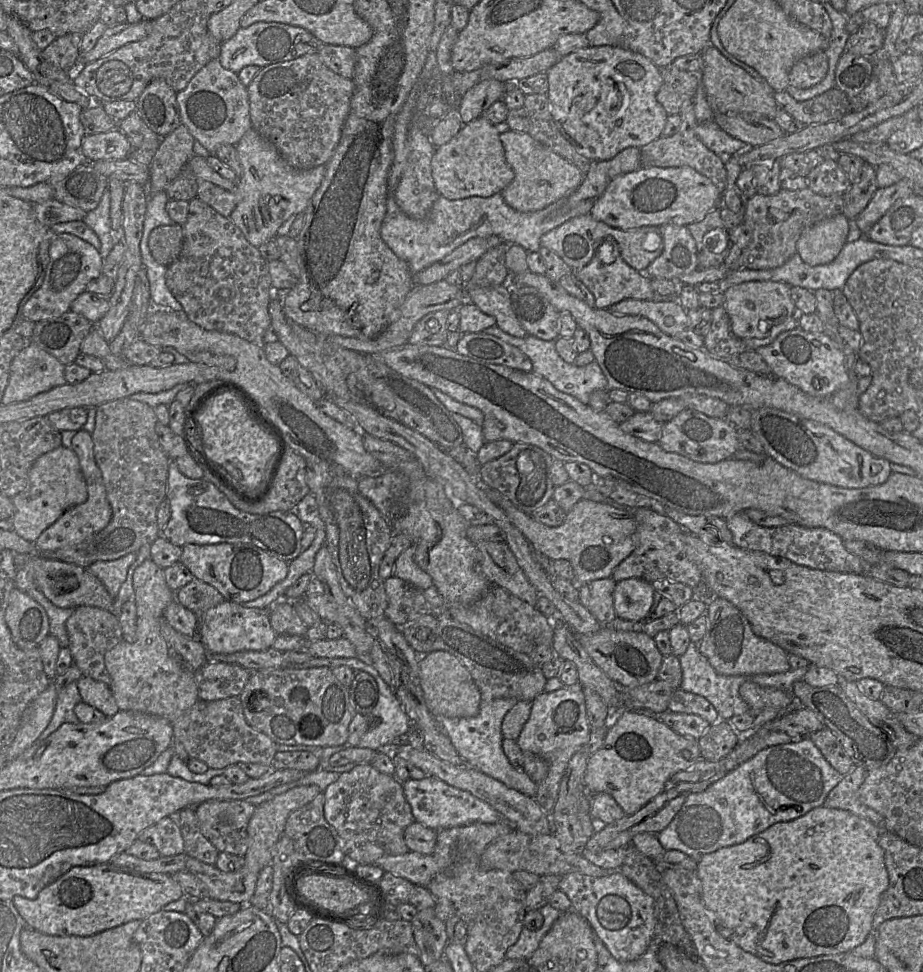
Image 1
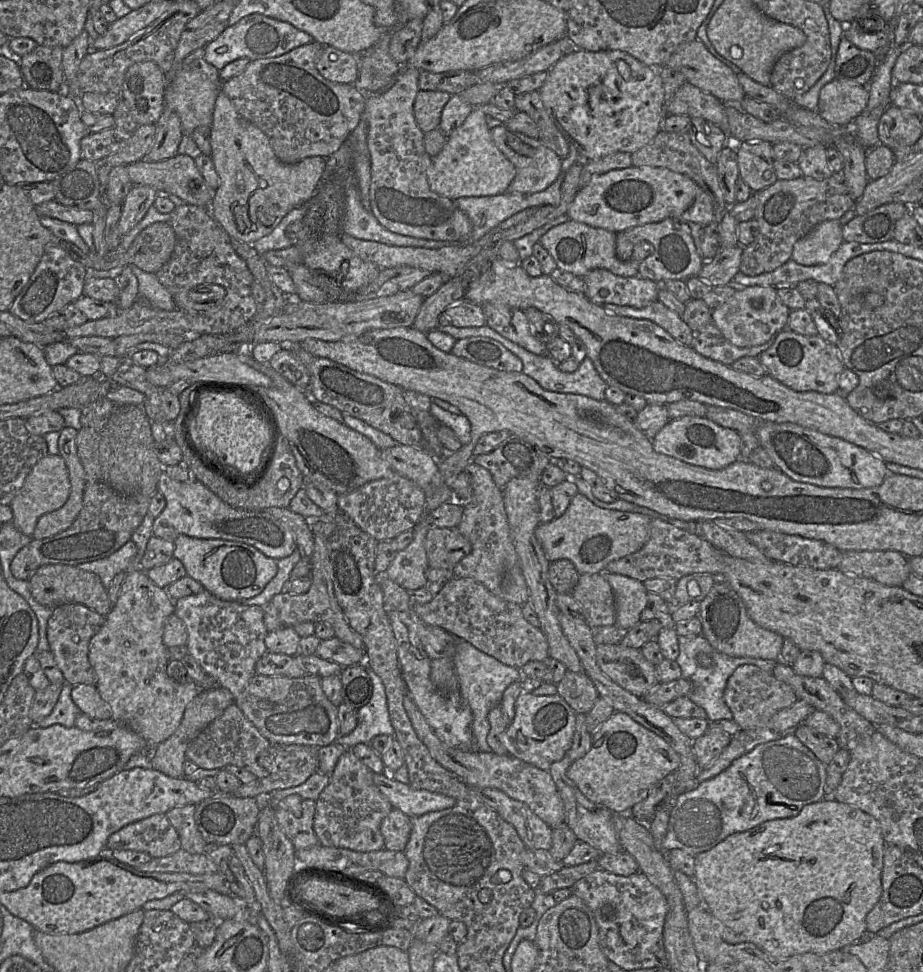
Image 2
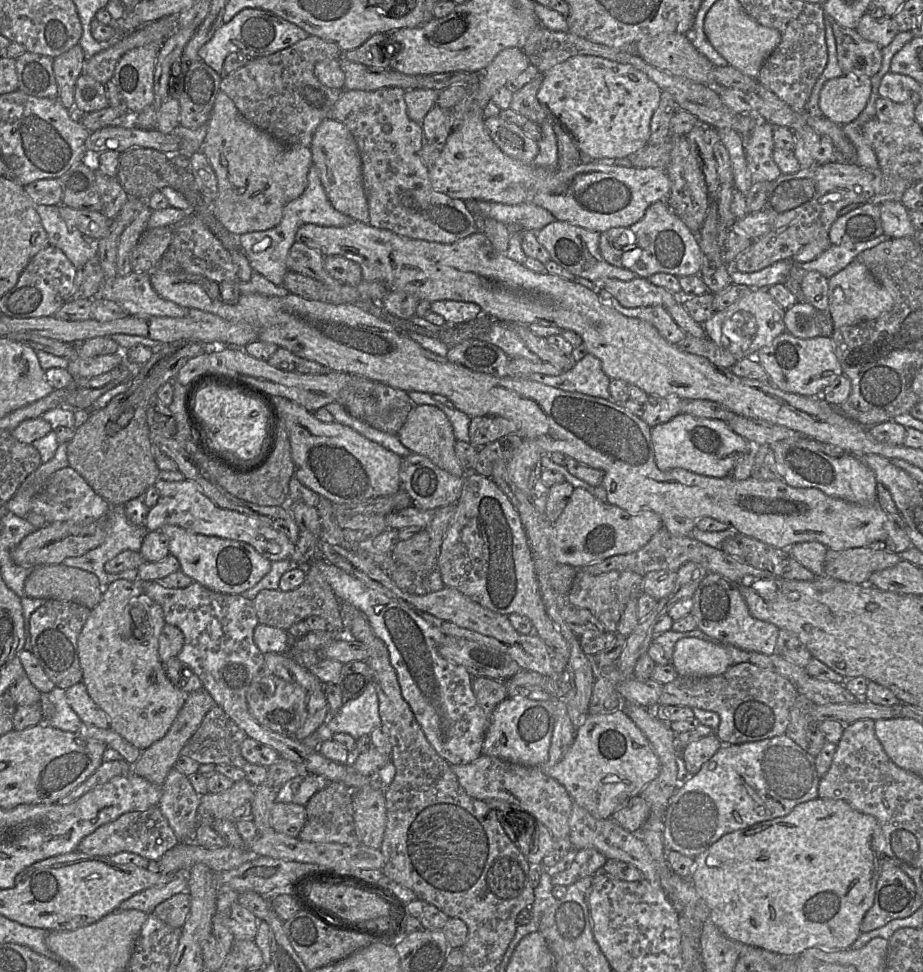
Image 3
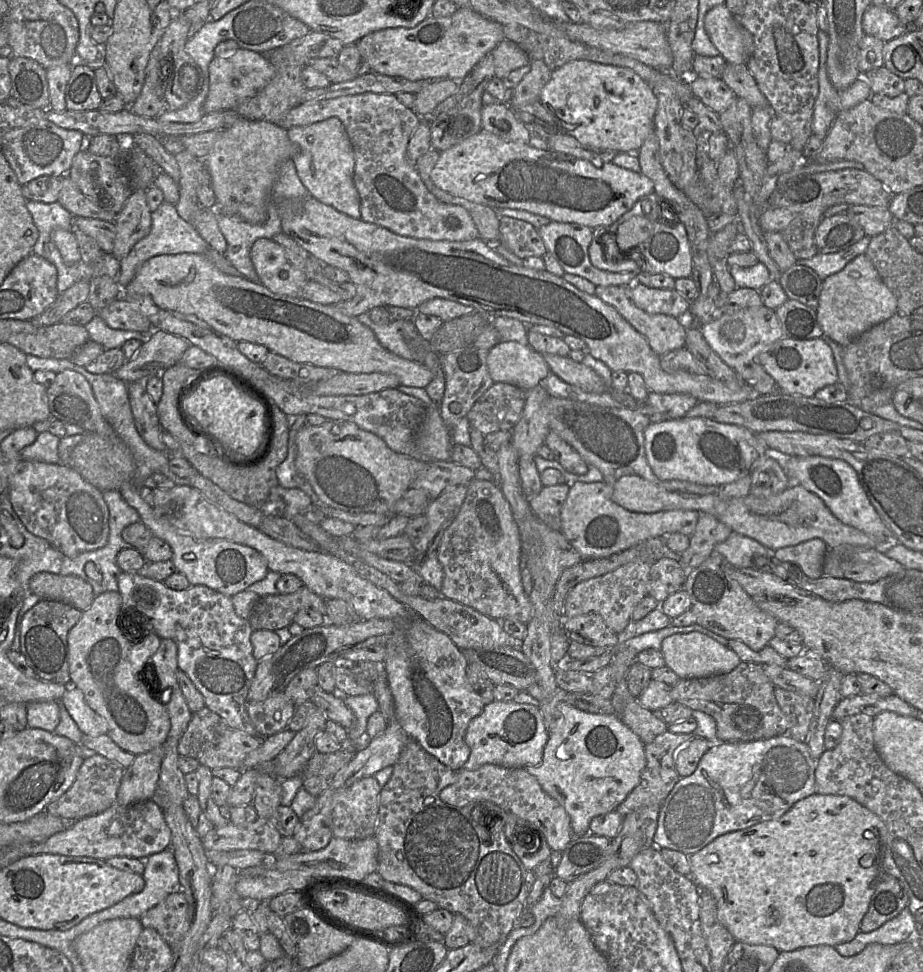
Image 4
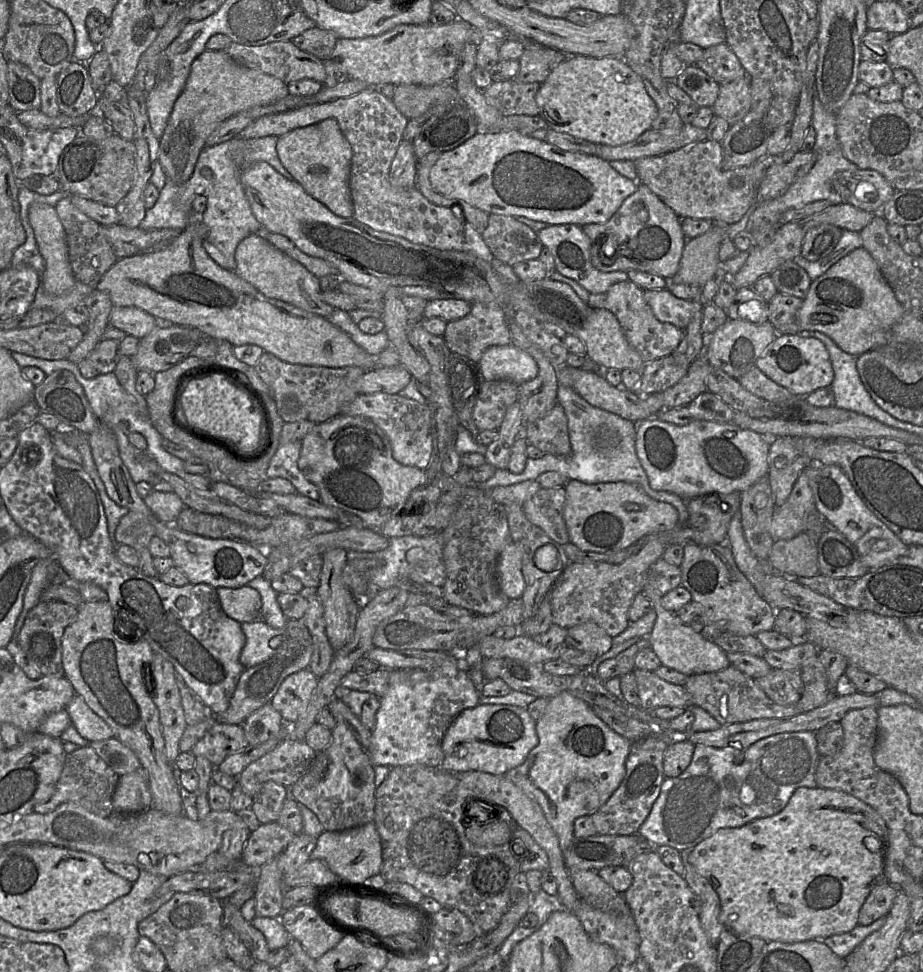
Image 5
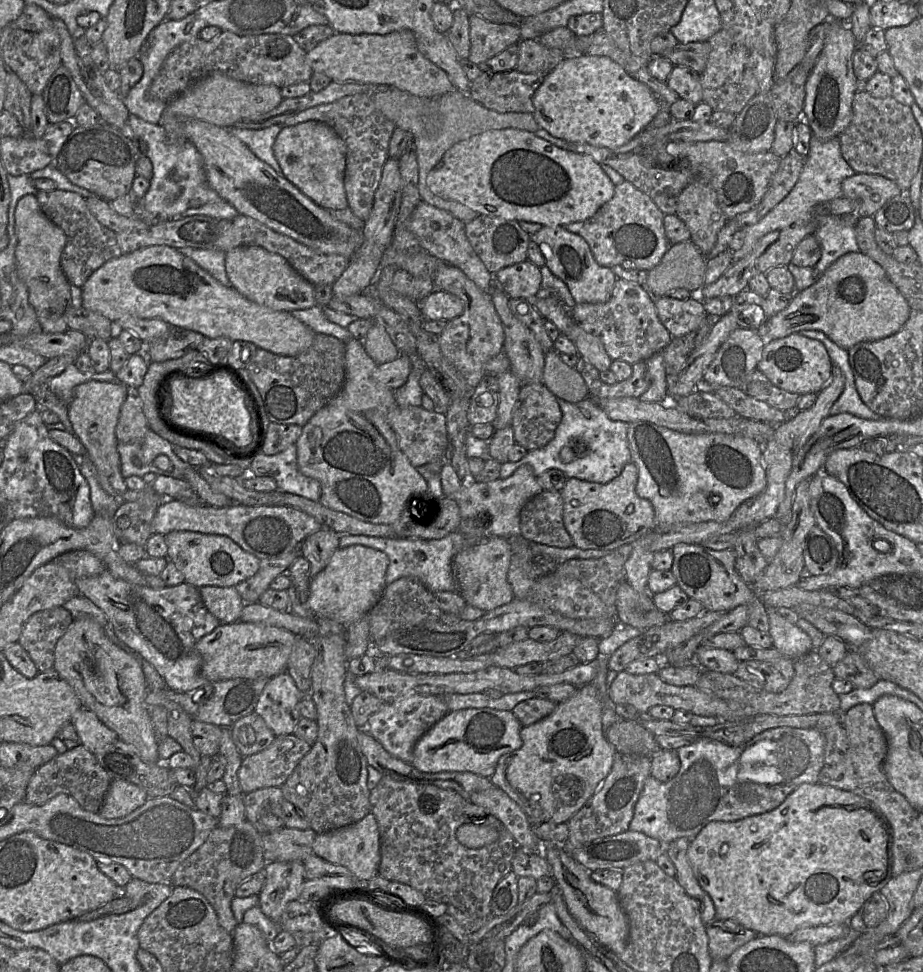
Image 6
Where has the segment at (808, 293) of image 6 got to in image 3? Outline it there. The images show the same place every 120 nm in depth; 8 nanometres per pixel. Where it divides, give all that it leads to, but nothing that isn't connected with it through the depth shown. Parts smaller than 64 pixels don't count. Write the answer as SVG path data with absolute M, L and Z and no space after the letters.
M857 260L828 279L828 311L835 329L876 319L891 311L893 306L894 300L889 291Z

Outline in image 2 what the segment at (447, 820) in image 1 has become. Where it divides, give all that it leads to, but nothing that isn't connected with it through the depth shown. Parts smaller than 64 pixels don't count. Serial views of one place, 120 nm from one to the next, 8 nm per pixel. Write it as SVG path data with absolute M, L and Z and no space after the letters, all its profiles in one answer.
M374 773L373 782L393 808L399 809L409 817L444 810L456 804L456 800L452 797L427 790L413 789L407 783L387 777L384 773Z

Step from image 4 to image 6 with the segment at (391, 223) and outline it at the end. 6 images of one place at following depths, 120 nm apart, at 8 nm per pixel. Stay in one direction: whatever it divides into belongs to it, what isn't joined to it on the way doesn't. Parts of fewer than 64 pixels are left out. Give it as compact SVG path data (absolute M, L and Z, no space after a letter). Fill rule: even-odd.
M372 92L359 93L343 97L328 104L321 104L306 109L282 123L285 126L294 126L306 121L319 121L330 126L347 146L346 165L344 172L344 188L351 211L361 220L365 221L373 207L374 195L377 190L385 162L389 158L388 148L391 136L396 128L394 122L384 116L375 106L372 100ZM420 201L408 220L408 229L431 255L445 263L458 267L481 290L490 292L494 275L487 270L473 250L465 233L465 223L462 220L454 217L448 211Z

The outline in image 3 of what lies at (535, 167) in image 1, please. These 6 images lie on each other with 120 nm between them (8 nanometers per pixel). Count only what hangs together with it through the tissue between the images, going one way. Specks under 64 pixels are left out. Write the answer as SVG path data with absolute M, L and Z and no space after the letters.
M500 116L486 118L484 125L492 140L506 155L526 165L534 163L539 153L538 142L527 135L522 127Z

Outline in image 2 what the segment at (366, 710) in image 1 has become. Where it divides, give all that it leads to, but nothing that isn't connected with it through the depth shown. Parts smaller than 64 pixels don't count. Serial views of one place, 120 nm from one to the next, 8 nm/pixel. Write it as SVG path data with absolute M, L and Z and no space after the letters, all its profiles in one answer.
M364 663L343 667L340 671L342 701L357 710L367 704L372 695L372 680Z

